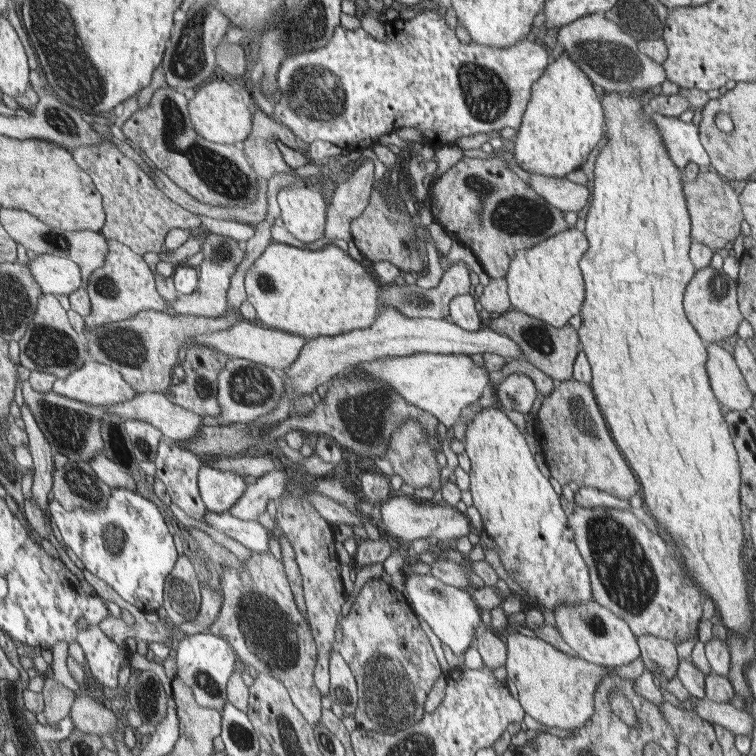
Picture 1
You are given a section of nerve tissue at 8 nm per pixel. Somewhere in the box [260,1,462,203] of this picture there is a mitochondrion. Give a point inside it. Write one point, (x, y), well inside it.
(316, 95)

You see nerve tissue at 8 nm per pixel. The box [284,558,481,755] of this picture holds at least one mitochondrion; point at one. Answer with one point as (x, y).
(392, 690)

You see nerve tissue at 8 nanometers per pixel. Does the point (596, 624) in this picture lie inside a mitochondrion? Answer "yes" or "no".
yes

